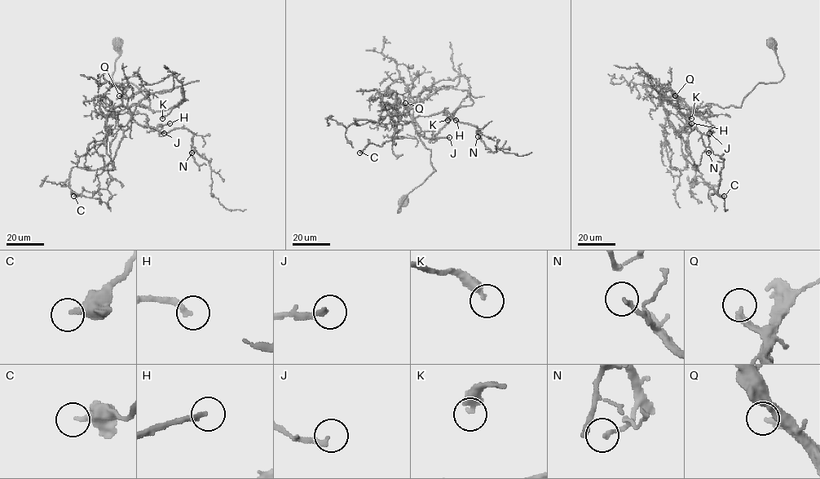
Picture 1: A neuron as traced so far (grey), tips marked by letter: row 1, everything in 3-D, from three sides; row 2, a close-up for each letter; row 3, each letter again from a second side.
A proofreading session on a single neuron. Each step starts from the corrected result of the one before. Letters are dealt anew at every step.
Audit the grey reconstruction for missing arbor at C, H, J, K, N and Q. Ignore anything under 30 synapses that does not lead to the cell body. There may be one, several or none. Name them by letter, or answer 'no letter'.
H, J, Q

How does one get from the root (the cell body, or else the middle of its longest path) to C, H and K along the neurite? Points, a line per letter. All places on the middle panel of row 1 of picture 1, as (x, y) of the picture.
C: (403, 201), (398, 212), (435, 170), (407, 108), (398, 105), (390, 119), (409, 108), (390, 140), (359, 153)
H: (403, 201), (398, 212), (403, 199), (435, 170), (413, 119), (443, 112), (456, 120)
K: (403, 201), (398, 212), (403, 199), (435, 170), (419, 135), (434, 139), (458, 108), (447, 120)

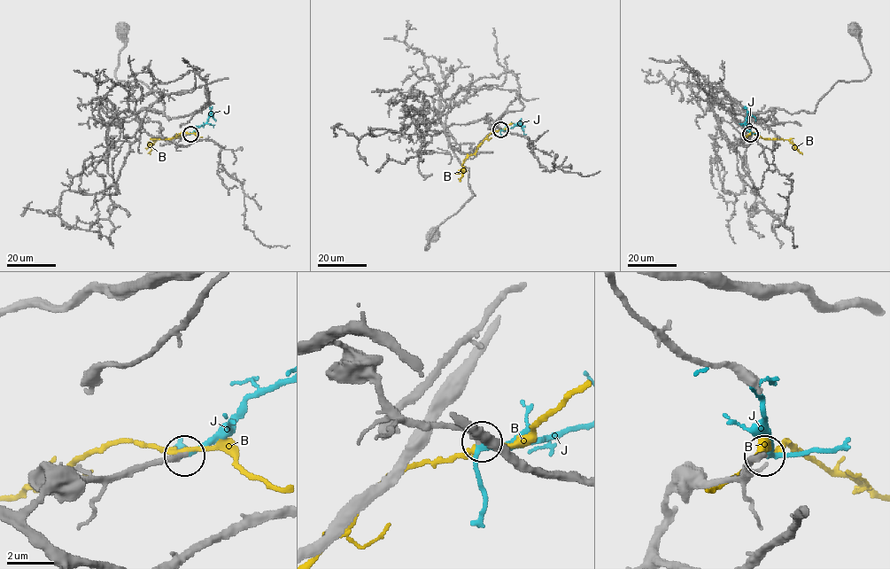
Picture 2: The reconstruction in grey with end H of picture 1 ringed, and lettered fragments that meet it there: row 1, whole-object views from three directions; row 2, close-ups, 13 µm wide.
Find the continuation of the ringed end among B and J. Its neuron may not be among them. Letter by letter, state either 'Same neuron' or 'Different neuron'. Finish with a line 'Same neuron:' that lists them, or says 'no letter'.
B: Different neuron
J: Same neuron
Same neuron: J

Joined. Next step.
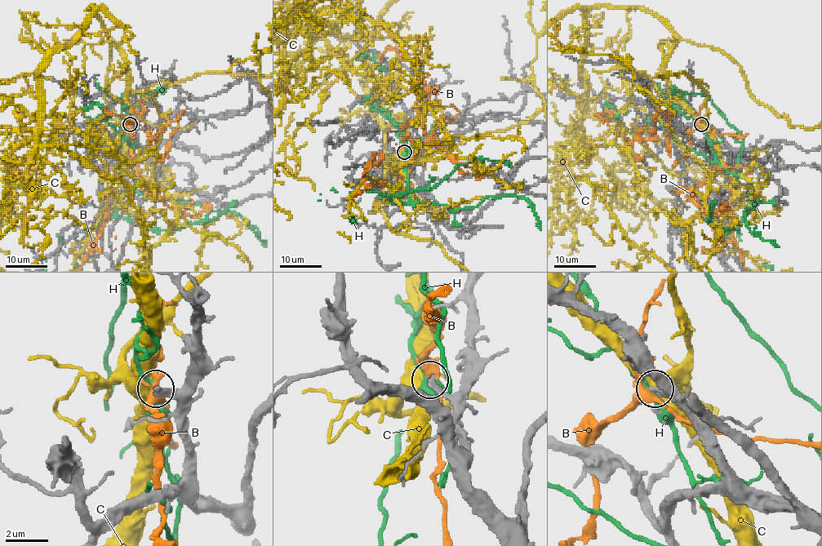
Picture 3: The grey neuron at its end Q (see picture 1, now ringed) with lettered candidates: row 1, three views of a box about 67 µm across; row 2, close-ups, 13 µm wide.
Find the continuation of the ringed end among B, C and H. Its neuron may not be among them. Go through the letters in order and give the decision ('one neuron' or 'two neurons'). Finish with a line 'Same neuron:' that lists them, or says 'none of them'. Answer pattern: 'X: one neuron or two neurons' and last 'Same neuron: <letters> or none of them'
B: two neurons
C: two neurons
H: two neurons
Same neuron: none of them

